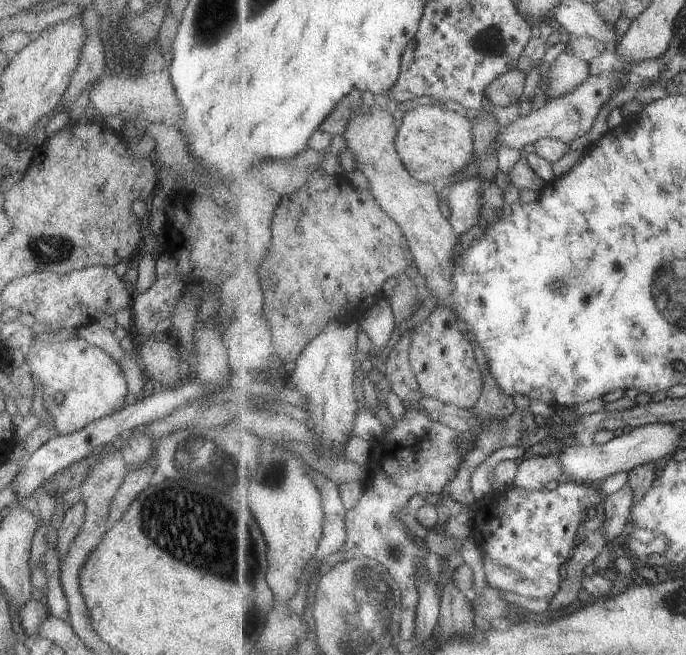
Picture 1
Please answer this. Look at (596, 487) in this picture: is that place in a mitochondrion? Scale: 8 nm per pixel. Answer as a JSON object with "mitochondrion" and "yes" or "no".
{"mitochondrion":"no"}

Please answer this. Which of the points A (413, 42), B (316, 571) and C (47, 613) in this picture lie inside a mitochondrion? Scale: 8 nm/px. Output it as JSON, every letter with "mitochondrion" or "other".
{"A":"other","B":"other","C":"other"}

